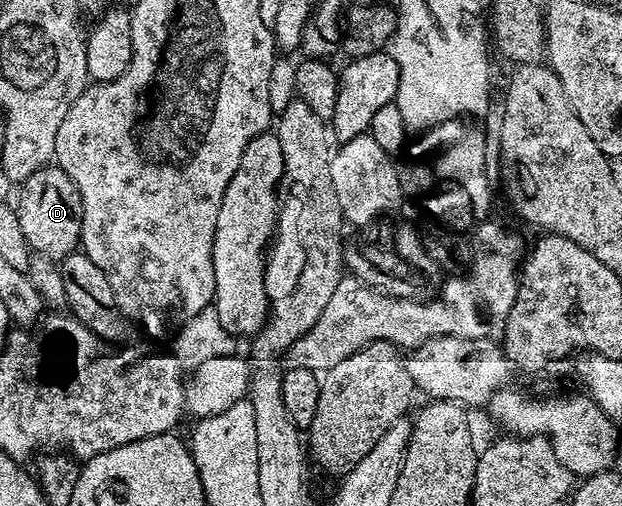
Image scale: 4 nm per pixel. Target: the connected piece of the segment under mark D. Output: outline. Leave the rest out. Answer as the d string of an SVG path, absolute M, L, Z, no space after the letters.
M48 164L26 178L20 190L17 209L32 251L56 260L76 253L81 246L81 196L70 176L59 165Z

